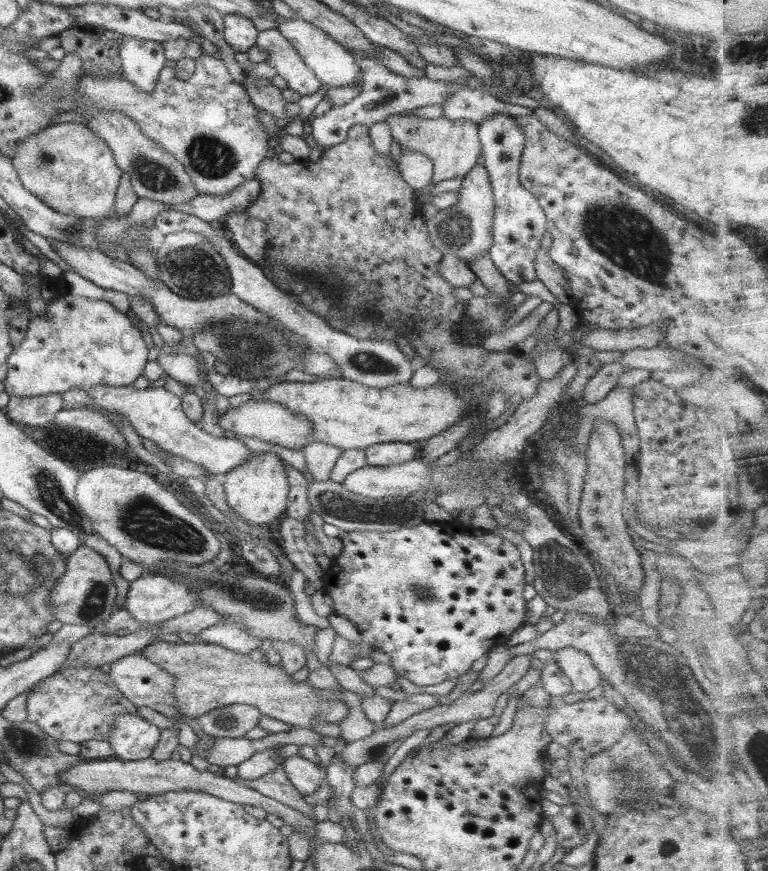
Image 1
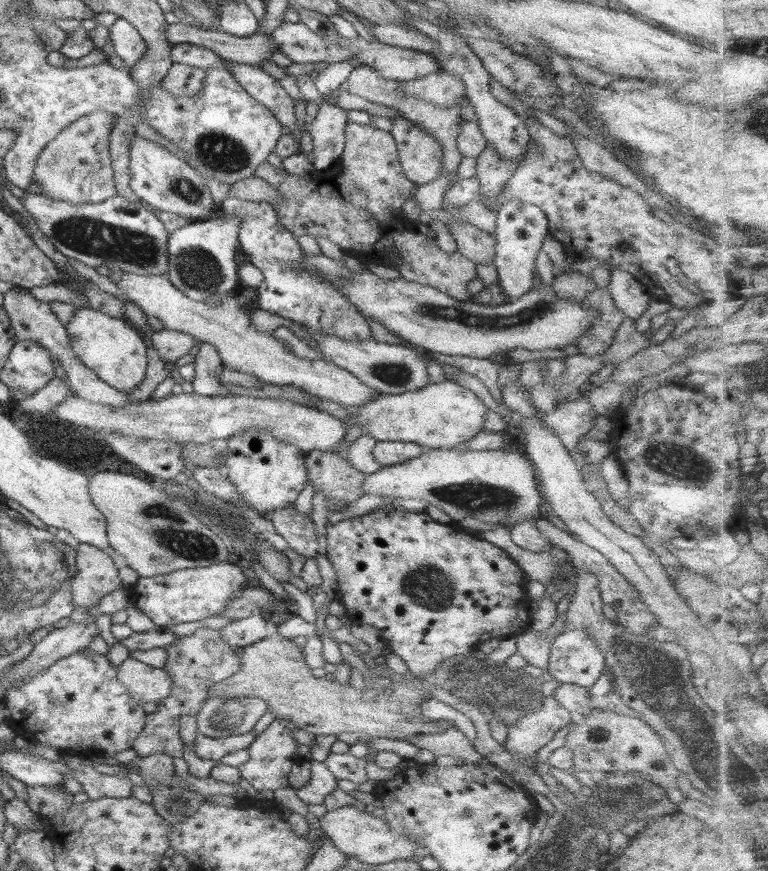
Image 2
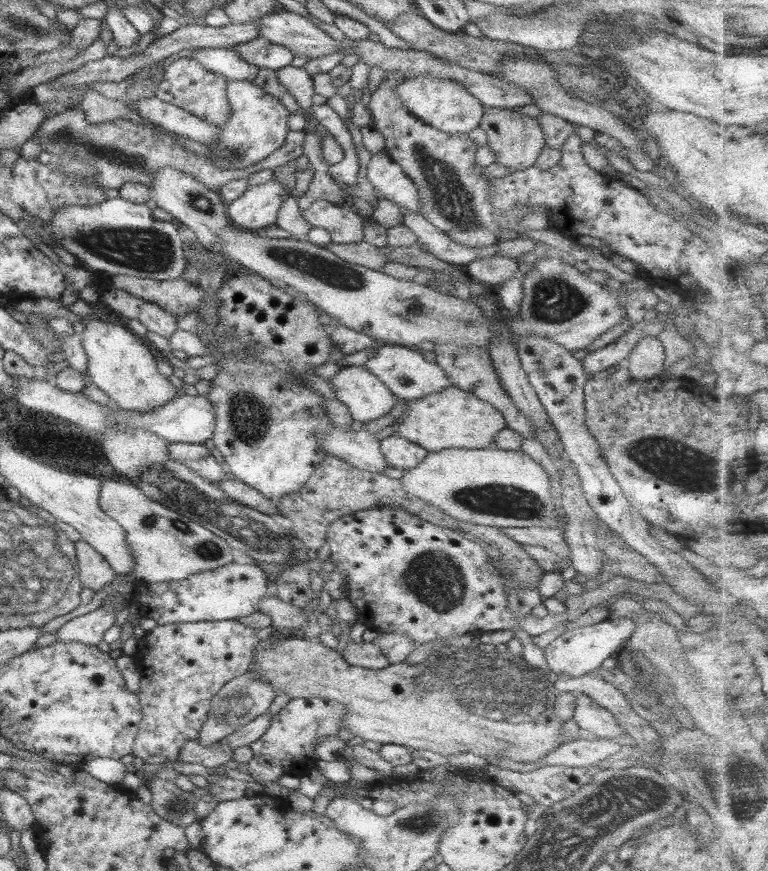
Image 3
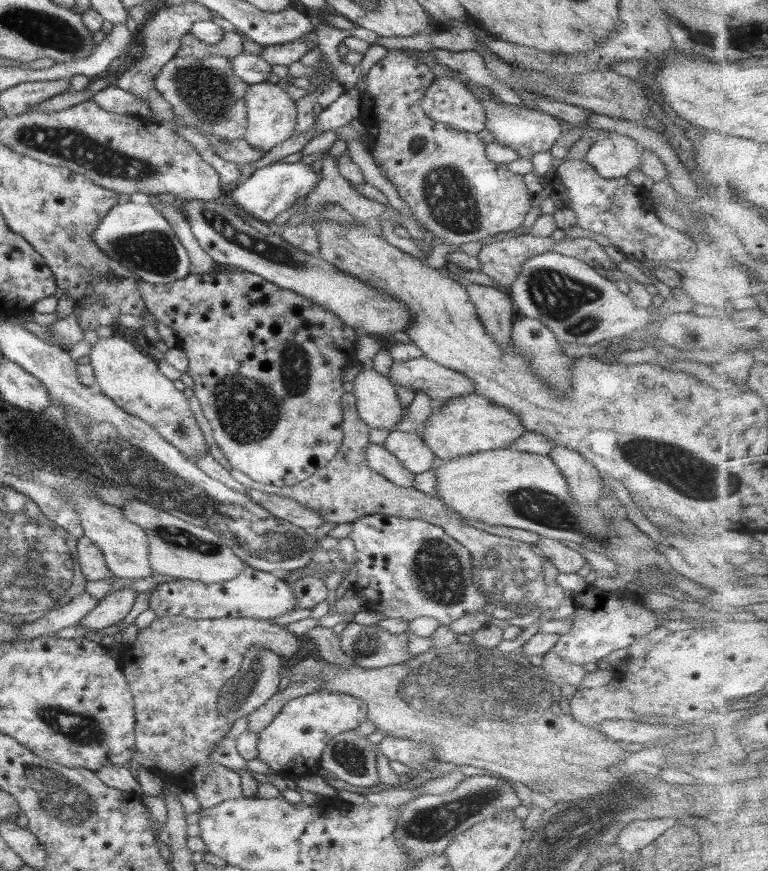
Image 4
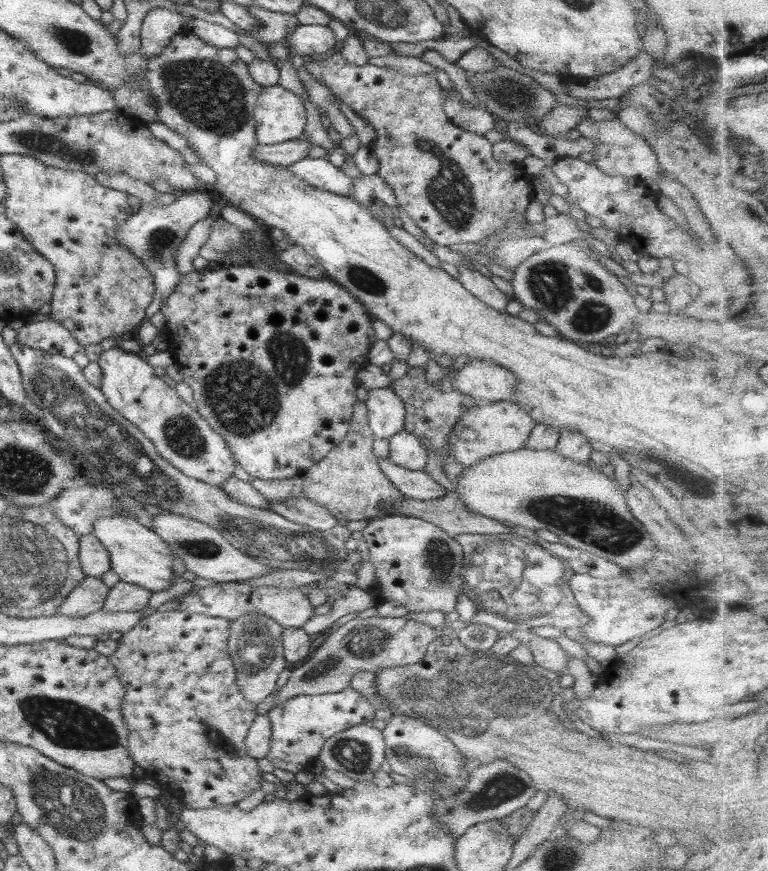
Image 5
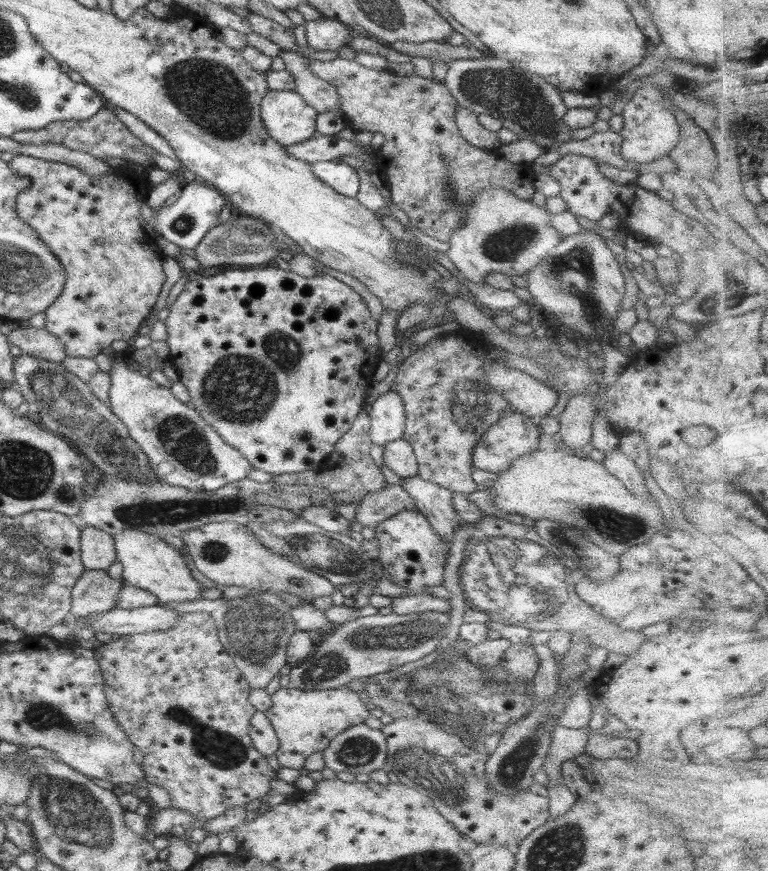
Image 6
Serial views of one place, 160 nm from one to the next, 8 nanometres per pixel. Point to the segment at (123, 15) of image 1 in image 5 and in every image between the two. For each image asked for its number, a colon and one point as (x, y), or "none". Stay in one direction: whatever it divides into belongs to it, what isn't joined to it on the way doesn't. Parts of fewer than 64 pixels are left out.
2: (256, 49)
3: (265, 55)
4: (277, 55)
5: (313, 39)

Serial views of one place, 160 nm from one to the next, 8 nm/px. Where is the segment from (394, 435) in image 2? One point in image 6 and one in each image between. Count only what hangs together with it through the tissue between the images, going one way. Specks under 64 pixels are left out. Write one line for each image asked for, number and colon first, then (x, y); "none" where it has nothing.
3: (452, 418)
4: (463, 425)
5: (491, 428)
6: (515, 434)

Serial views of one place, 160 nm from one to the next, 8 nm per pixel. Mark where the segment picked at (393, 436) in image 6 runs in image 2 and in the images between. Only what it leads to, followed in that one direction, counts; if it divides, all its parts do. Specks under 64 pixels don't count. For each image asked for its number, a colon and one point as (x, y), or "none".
2: (224, 324)
3: (366, 396)
4: (377, 402)
5: (386, 412)

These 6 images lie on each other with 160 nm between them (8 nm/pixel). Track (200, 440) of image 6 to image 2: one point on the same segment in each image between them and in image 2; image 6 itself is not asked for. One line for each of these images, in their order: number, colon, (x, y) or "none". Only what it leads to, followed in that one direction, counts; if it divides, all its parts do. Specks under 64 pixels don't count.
2: (112, 347)
3: (120, 364)
4: (130, 377)
5: (181, 436)

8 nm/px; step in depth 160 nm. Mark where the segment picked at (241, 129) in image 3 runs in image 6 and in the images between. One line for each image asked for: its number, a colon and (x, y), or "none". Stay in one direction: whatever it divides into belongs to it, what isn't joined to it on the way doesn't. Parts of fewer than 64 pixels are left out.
4: (271, 114)
5: (279, 114)
6: (289, 119)

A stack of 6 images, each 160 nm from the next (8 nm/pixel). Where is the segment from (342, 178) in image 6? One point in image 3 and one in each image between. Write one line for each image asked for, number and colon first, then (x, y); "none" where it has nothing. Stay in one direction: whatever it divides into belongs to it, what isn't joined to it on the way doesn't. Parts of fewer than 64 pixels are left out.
3: (257, 208)
4: (272, 189)
5: (319, 172)

